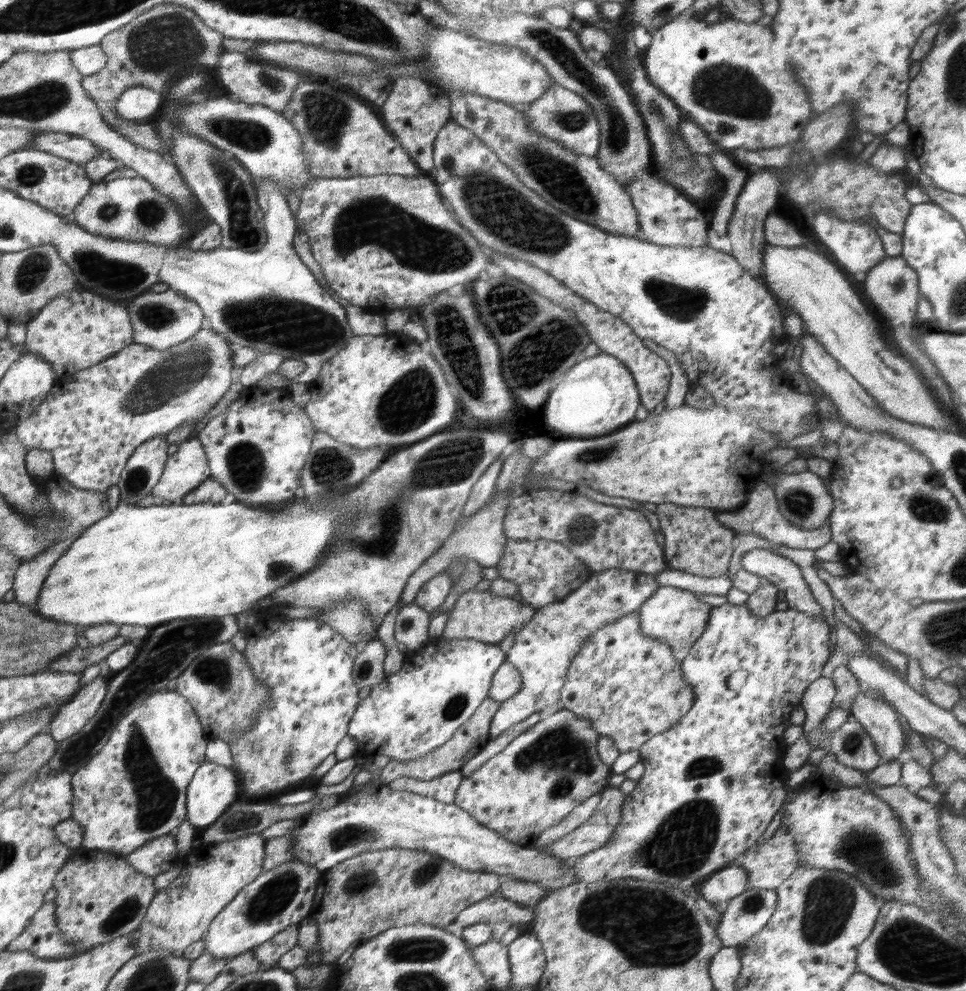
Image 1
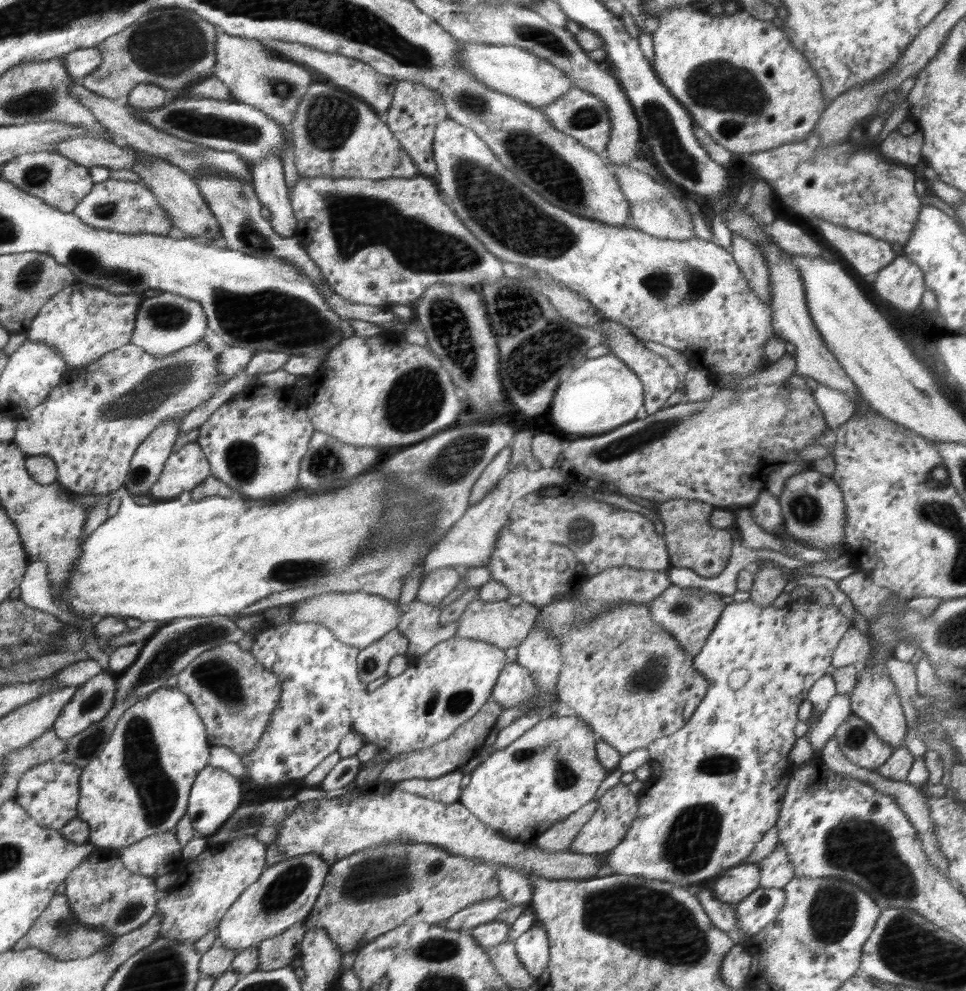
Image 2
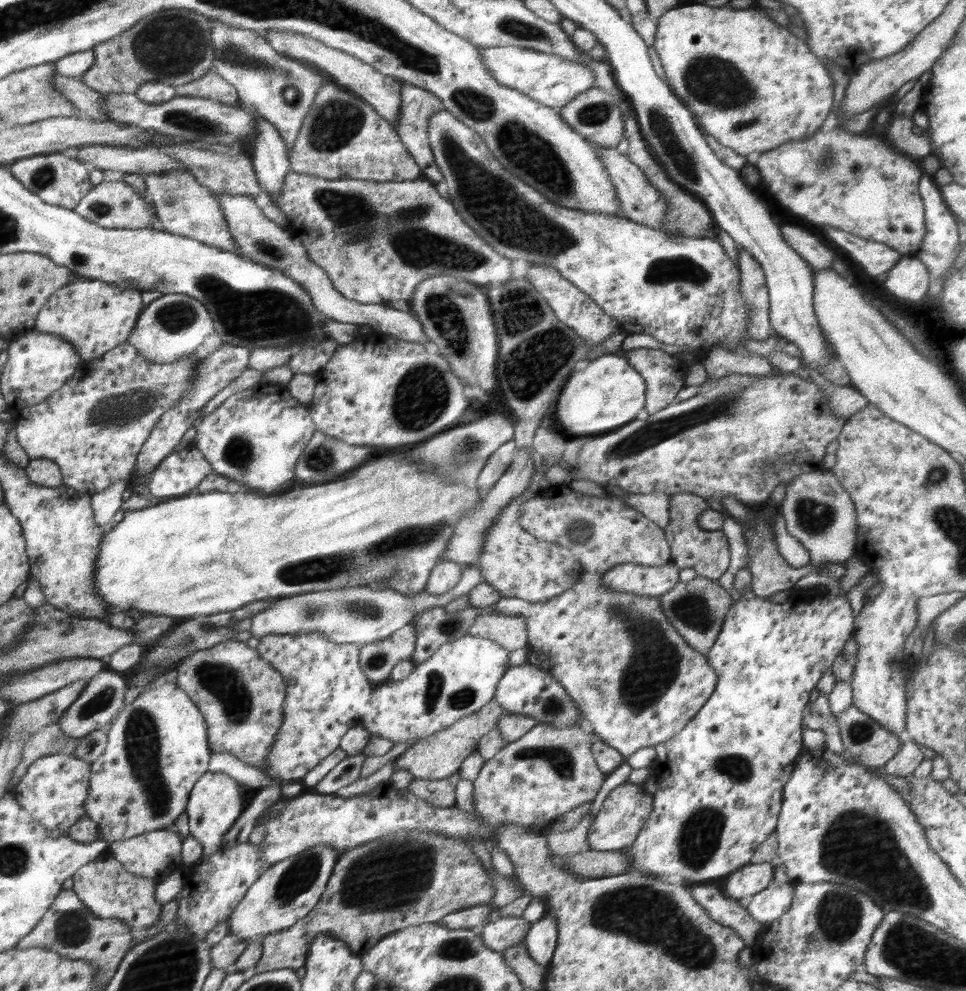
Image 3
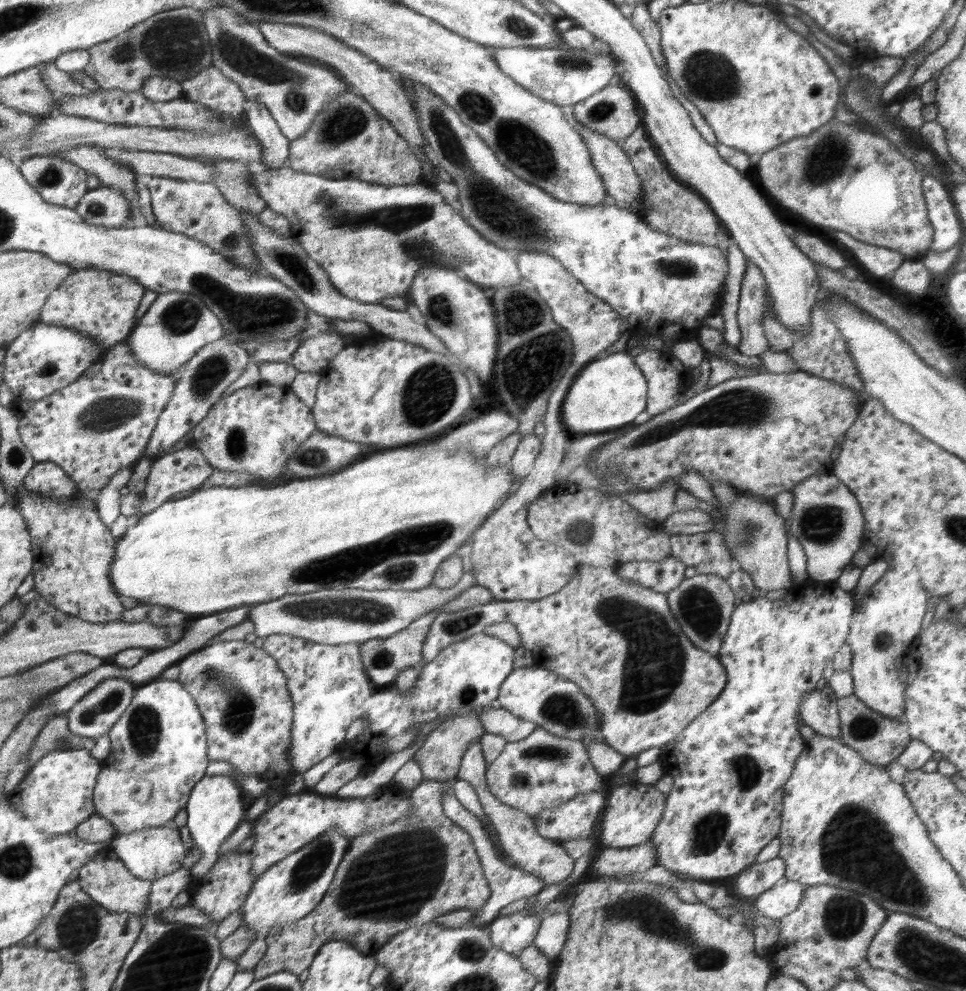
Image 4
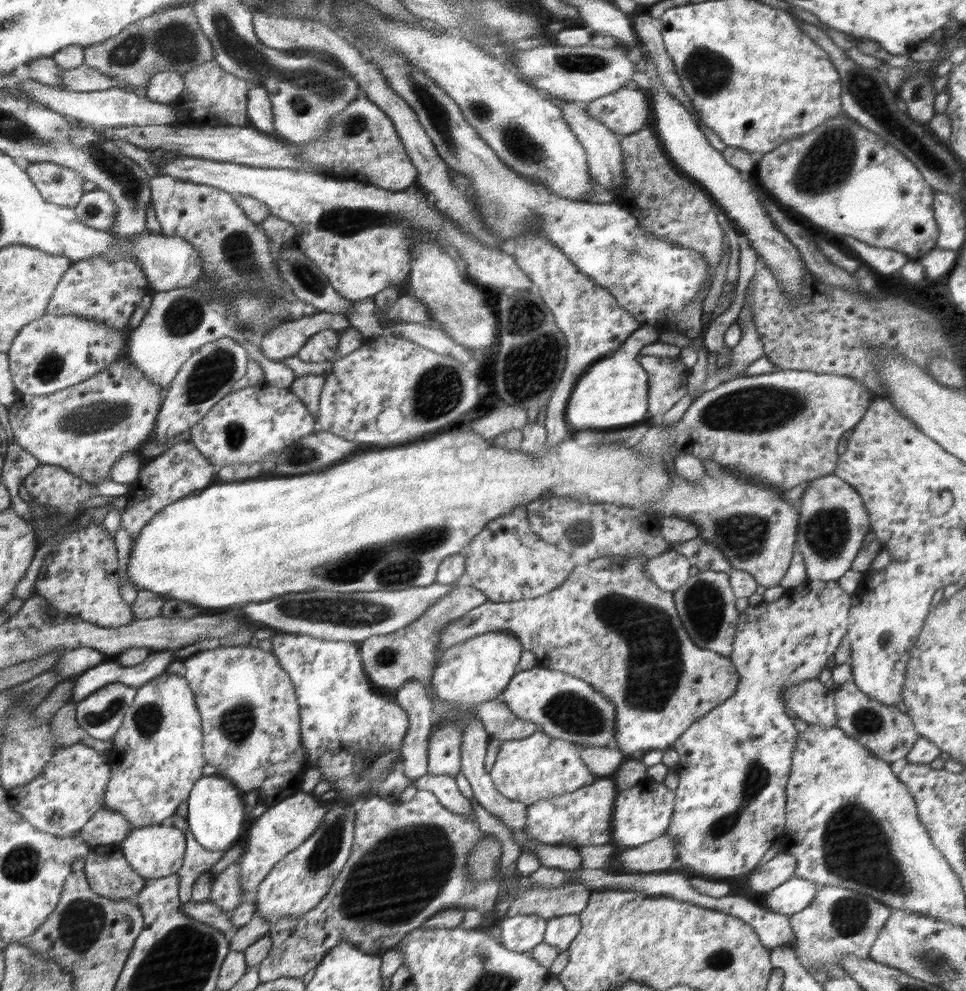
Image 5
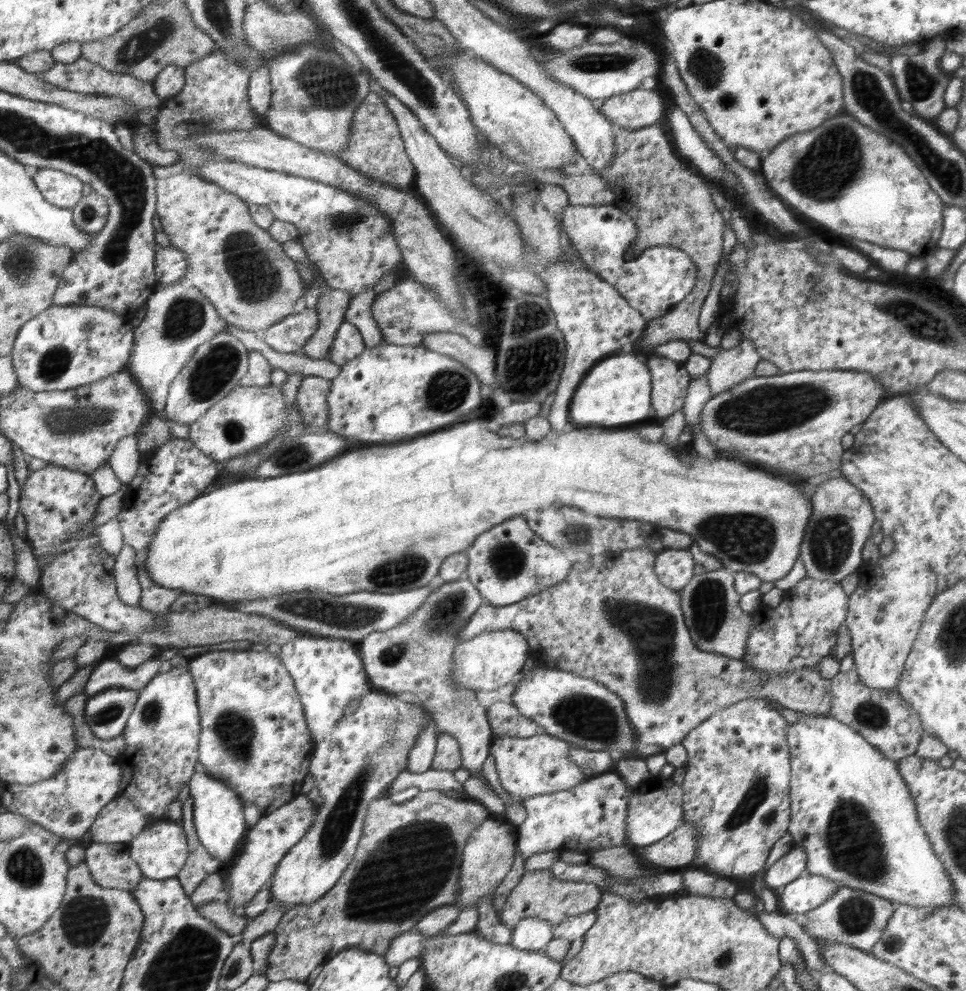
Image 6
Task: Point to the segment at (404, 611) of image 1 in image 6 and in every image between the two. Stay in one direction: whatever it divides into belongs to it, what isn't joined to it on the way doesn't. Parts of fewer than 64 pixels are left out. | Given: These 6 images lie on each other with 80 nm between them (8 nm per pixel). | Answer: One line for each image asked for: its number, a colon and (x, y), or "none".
2: (421, 624)
3: (435, 628)
4: (617, 640)
5: (608, 624)
6: (611, 620)

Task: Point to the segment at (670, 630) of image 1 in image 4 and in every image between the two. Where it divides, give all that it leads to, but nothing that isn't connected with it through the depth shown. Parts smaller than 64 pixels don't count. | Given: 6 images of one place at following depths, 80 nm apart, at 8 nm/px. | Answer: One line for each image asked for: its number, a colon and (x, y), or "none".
2: (689, 614)
3: (696, 609)
4: (702, 605)

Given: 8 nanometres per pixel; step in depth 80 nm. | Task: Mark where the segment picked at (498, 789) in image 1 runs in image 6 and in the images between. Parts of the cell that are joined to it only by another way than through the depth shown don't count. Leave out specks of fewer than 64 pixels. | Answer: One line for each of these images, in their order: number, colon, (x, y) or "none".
2: (551, 771)
3: (531, 782)
4: (543, 771)
5: (541, 766)
6: (540, 764)

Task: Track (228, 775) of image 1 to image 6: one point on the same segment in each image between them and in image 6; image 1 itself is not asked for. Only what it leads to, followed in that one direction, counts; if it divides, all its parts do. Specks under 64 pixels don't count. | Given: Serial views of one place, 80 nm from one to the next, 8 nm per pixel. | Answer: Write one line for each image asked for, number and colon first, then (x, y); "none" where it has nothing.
2: (215, 795)
3: (215, 803)
4: (215, 808)
5: (216, 816)
6: (218, 821)

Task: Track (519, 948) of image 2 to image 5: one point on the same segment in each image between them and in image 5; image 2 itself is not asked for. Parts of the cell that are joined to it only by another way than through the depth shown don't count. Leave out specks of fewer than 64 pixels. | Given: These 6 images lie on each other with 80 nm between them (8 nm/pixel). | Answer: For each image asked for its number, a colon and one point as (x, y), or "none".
3: (541, 941)
4: (553, 930)
5: (561, 931)

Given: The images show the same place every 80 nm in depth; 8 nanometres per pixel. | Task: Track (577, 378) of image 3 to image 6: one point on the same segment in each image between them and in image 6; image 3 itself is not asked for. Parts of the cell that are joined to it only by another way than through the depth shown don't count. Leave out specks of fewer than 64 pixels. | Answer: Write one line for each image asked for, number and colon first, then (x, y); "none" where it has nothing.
4: (611, 392)
5: (613, 392)
6: (616, 390)

